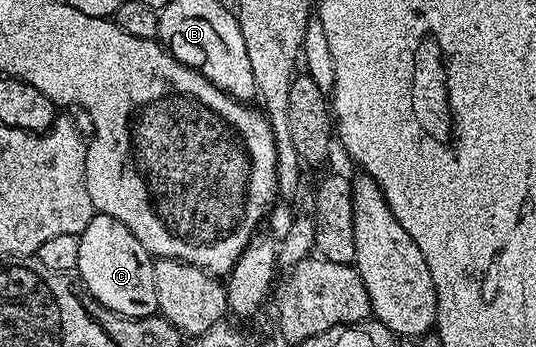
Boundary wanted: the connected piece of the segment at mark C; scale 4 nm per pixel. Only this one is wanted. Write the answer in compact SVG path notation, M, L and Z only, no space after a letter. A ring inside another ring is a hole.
M94 214L93 220L83 229L79 236L79 261L77 262L76 274L81 275L85 282L85 287L89 290L88 294L97 302L103 304L107 309L119 313L128 319L146 319L148 315L158 314L157 294L155 293L155 273L153 272L154 256L150 255L145 248L115 217L110 215Z

